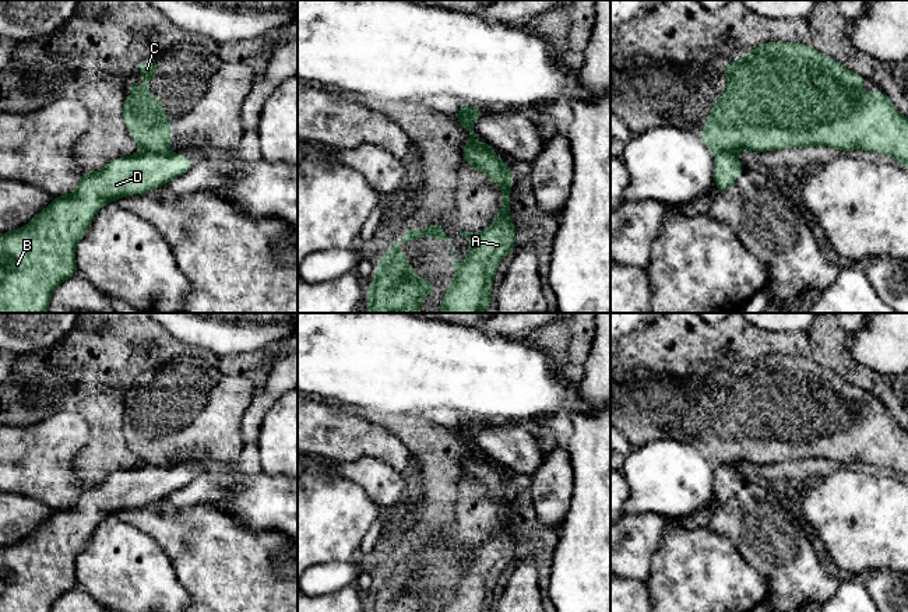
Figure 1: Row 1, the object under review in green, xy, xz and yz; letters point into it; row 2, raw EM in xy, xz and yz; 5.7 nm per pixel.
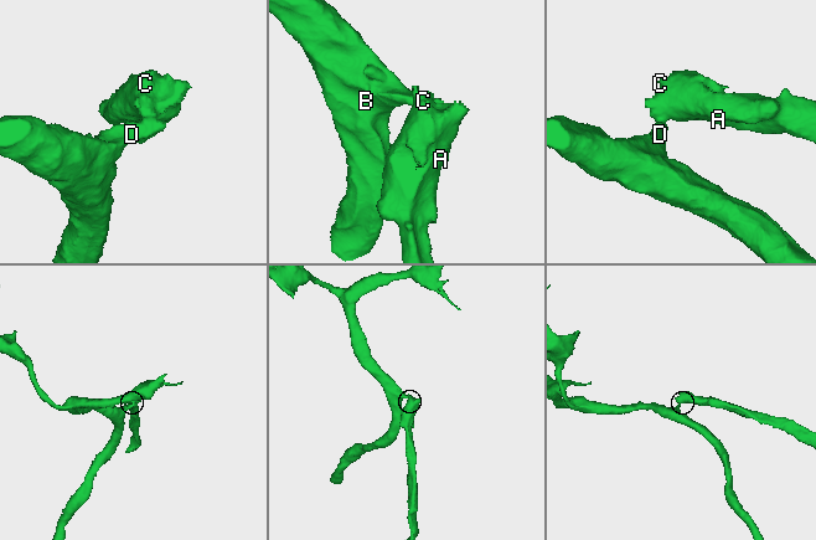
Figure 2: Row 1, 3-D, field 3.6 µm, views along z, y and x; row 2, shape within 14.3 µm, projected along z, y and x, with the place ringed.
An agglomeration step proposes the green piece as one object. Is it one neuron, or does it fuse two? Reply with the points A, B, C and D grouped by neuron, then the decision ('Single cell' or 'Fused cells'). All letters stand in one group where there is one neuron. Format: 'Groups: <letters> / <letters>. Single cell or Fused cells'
Groups: A C / B D. Fused cells

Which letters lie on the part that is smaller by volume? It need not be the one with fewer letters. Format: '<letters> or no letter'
A, C

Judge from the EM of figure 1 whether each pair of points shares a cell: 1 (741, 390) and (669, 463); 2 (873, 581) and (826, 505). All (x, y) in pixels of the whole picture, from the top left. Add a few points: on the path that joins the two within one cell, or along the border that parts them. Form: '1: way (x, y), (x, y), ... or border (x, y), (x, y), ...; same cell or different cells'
1: border (655, 439), (675, 439), (689, 443), (714, 464); different cells
2: border (893, 569), (877, 569), (863, 579); different cells

